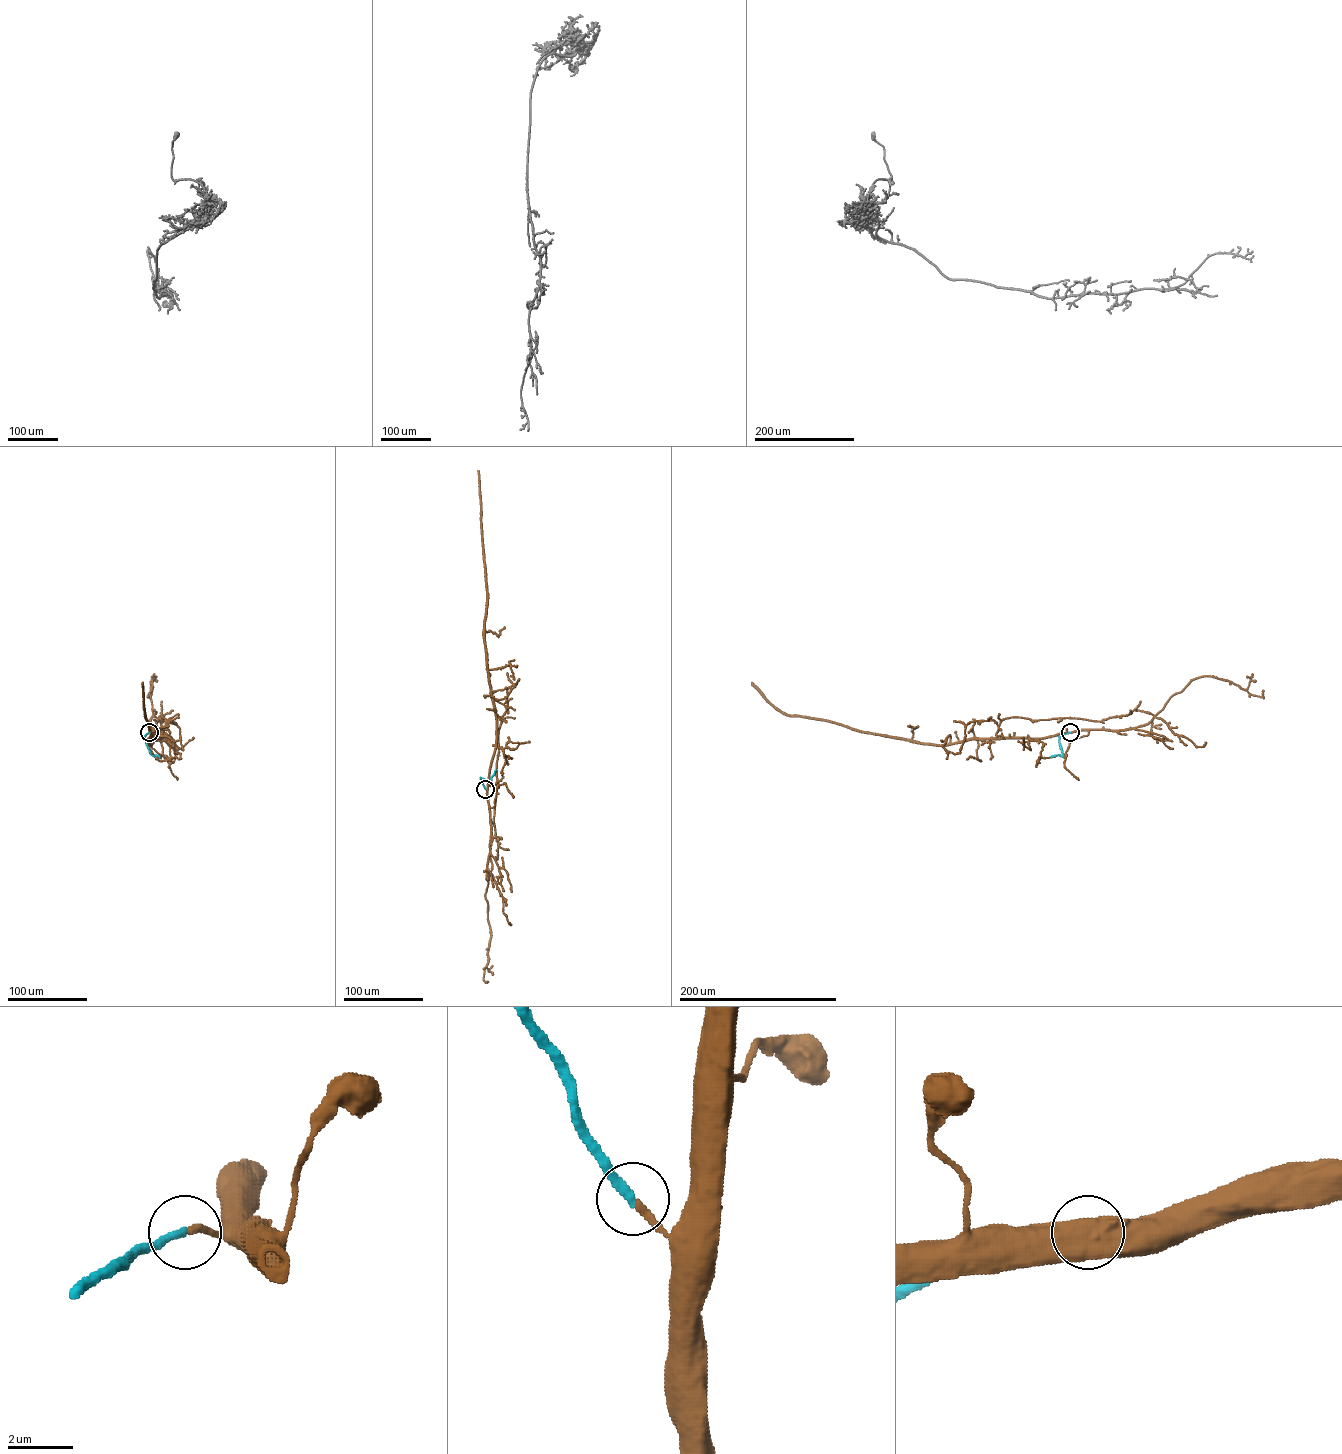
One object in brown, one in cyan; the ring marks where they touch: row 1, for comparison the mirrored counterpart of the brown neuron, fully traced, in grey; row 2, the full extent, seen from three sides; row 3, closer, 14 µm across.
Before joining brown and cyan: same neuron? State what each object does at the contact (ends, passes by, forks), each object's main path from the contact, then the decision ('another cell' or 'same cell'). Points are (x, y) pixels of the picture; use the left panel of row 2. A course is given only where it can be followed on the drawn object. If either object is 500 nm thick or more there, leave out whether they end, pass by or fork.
brown ends | cyan ends | brown via (149, 732), (160, 738), (150, 745), (142, 682) | cyan via (149, 732), (145, 737), (147, 748), (153, 756), (159, 757) | same cell

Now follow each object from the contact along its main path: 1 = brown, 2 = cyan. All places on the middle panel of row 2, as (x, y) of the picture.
1: (485, 789), (495, 747), (496, 716), (485, 650), (487, 590), (478, 471)
2: (485, 789), (481, 778), (490, 781), (495, 770)

